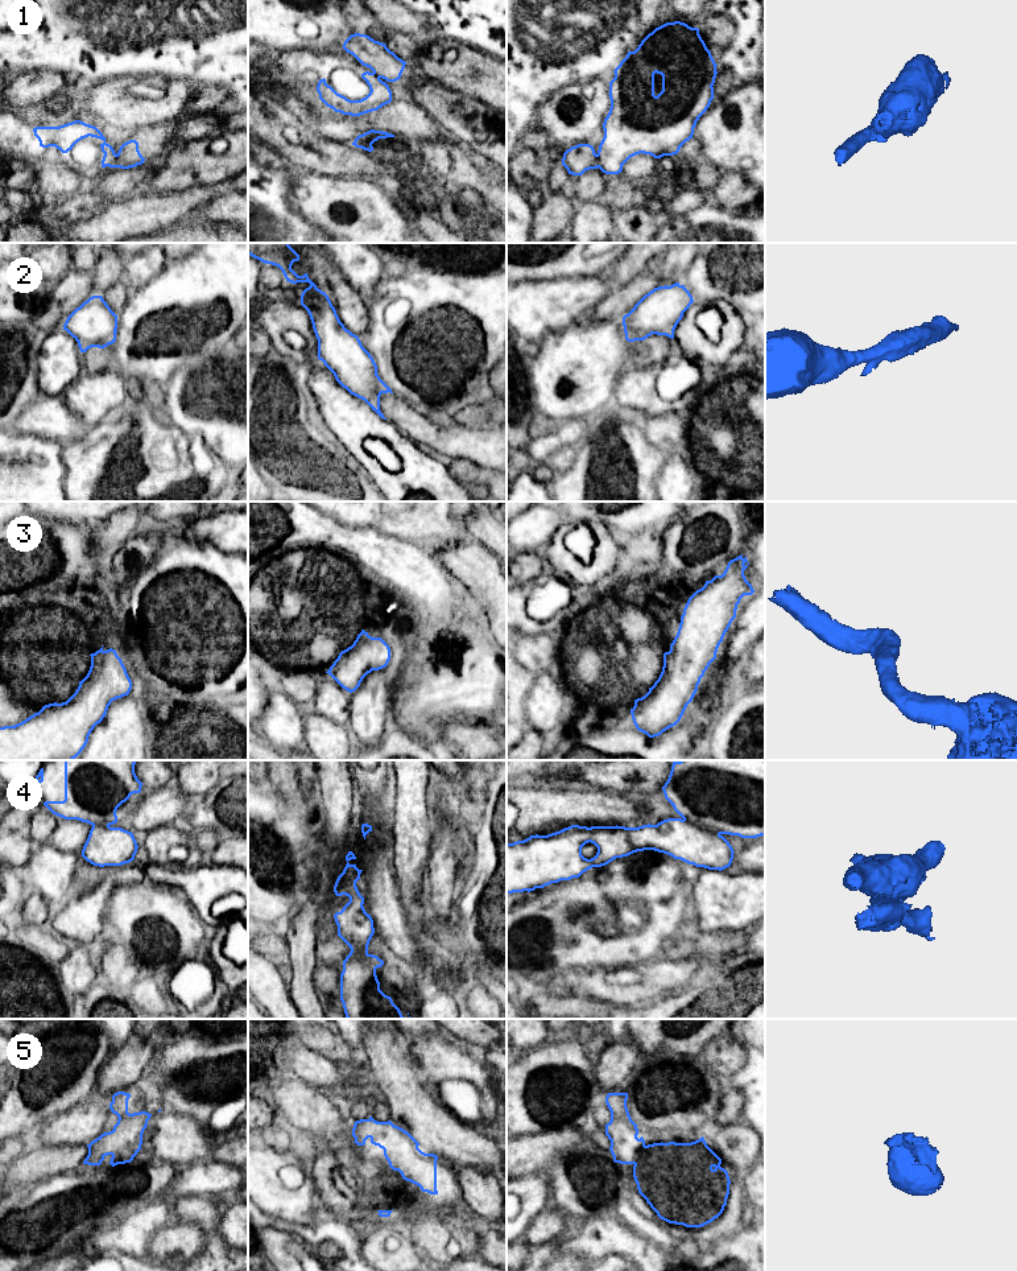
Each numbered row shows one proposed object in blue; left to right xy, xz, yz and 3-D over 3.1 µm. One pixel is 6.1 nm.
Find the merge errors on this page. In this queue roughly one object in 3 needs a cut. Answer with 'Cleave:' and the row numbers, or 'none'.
Cleave: 1, 2, 4

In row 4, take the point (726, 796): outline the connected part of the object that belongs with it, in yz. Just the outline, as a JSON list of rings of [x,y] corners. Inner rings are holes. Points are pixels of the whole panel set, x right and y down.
[[[765,760],[673,762],[662,791],[683,820],[700,828],[741,838],[765,835]]]

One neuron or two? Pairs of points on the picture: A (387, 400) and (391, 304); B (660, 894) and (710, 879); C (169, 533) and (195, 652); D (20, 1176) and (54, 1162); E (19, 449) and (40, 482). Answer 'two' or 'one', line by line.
A: two
B: two
C: two
D: one
E: one

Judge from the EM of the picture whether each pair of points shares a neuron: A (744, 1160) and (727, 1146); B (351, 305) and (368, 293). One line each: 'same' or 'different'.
A: same
B: different

